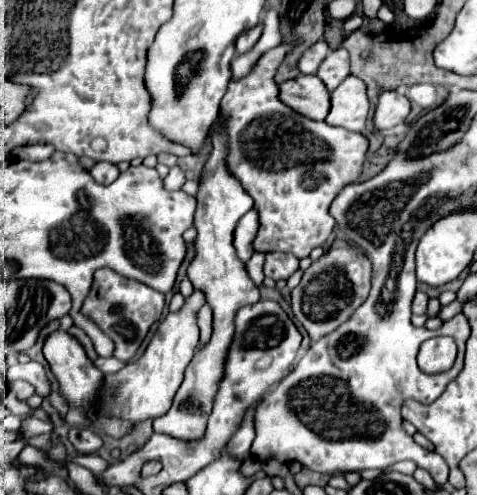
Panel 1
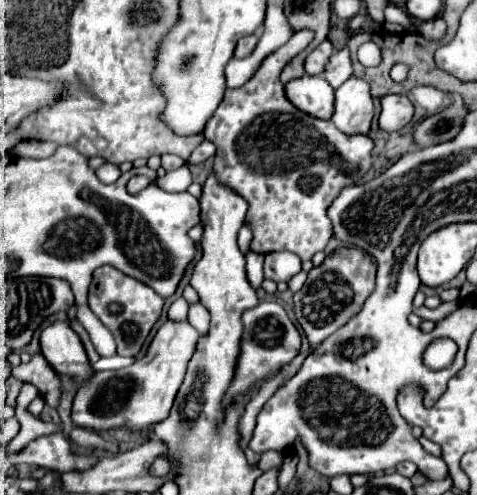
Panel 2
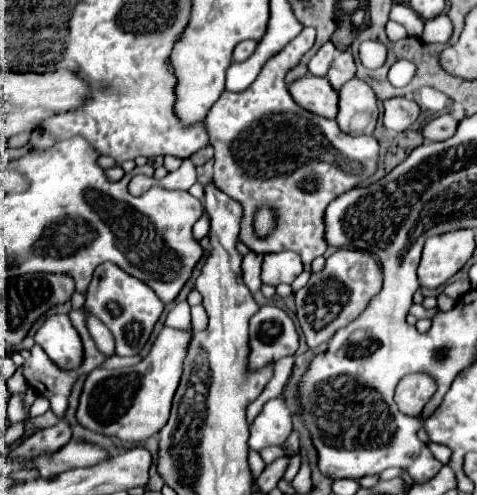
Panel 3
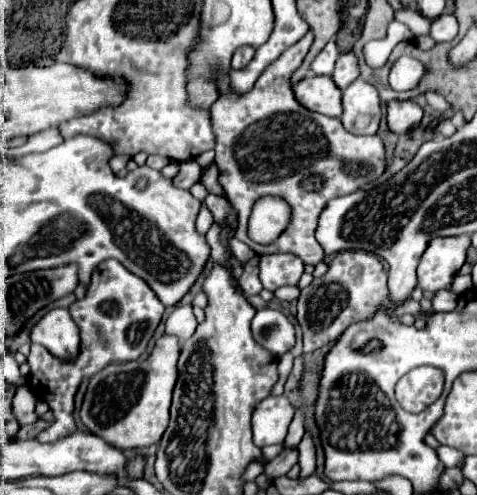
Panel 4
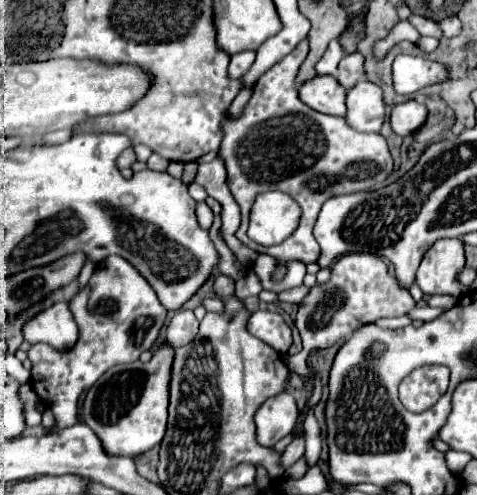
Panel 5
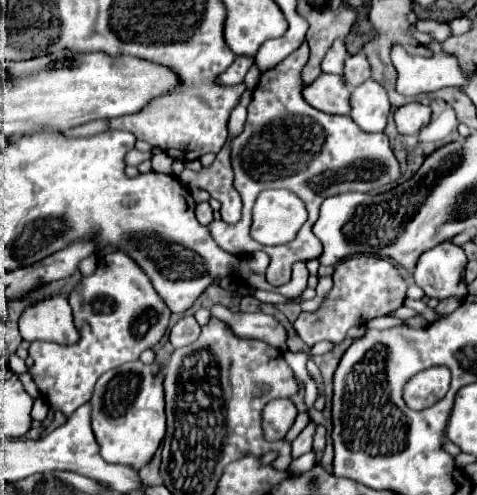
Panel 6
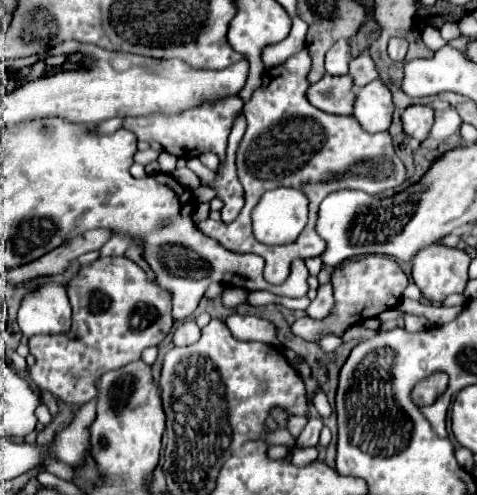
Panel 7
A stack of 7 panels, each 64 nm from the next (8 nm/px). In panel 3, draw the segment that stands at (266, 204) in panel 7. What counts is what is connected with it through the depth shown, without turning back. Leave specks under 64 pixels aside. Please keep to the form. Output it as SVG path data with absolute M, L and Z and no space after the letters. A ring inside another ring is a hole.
M260 206L254 216L254 232L258 236L268 236L272 232L272 228L276 228L274 210L270 210L268 206Z

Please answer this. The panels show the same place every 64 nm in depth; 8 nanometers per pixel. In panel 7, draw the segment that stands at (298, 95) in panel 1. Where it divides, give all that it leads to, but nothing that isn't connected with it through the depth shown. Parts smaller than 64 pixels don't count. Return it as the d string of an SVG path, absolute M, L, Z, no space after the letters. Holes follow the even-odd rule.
M326 74L320 82L308 88L308 100L312 106L328 114L352 114L356 100L354 80L352 76Z

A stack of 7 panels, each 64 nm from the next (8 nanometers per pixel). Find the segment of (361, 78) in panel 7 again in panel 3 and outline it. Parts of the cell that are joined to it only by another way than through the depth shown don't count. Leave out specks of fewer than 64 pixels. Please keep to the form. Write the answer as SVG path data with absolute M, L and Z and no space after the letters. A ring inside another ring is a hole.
M344 50L336 56L336 60L332 62L330 70L328 70L328 80L330 84L340 90L348 80L352 80L356 76L356 64L354 64L354 56L352 50Z

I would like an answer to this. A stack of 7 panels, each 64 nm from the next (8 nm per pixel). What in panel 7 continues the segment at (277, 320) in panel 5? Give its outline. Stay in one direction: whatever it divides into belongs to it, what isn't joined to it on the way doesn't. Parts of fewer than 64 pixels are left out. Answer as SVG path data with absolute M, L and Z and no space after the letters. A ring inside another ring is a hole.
M234 312L226 318L226 326L230 328L230 332L234 334L236 340L242 340L242 342L256 340L256 342L264 342L264 344L272 344L272 346L280 344L276 338L274 324L264 318L242 316L242 314Z

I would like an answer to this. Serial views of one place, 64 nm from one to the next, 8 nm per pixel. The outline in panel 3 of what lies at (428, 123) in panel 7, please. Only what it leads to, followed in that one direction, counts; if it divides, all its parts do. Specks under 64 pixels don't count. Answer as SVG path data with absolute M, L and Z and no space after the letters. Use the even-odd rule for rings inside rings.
M408 98L384 100L384 126L394 132L408 130L420 114L420 106Z

